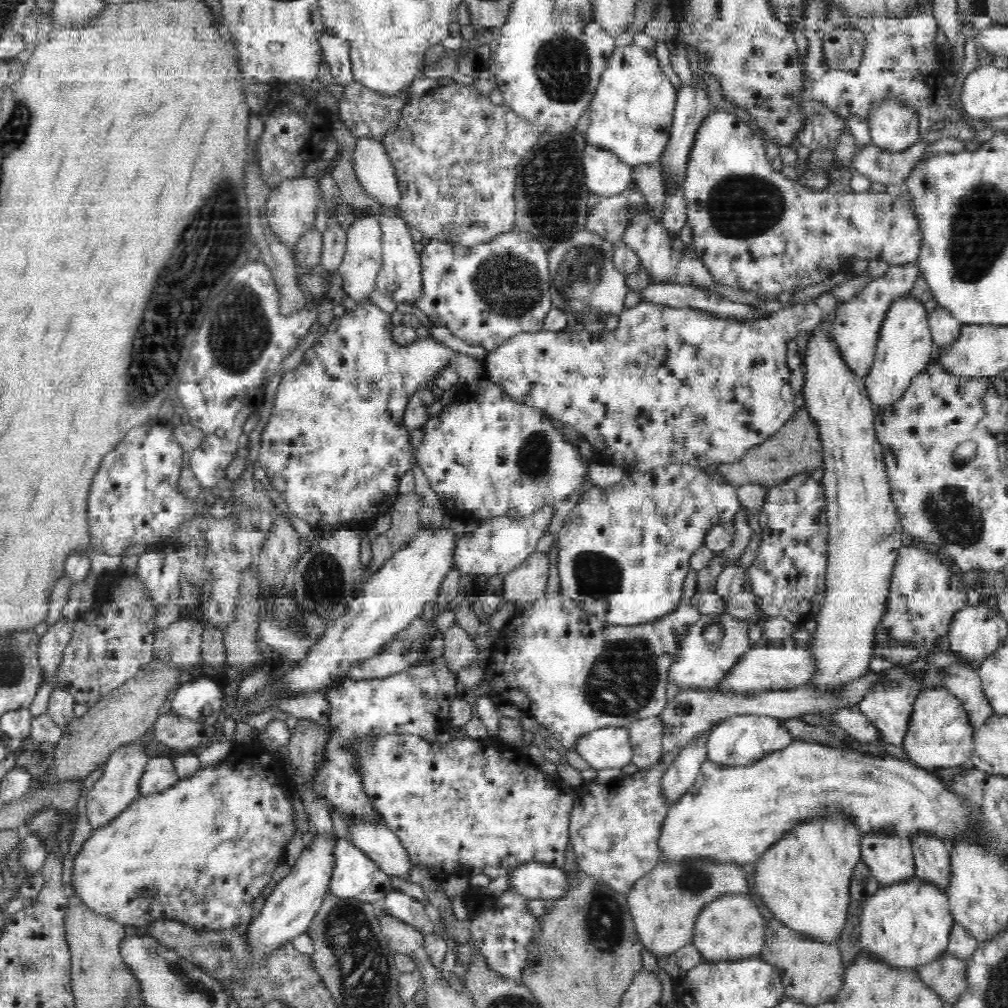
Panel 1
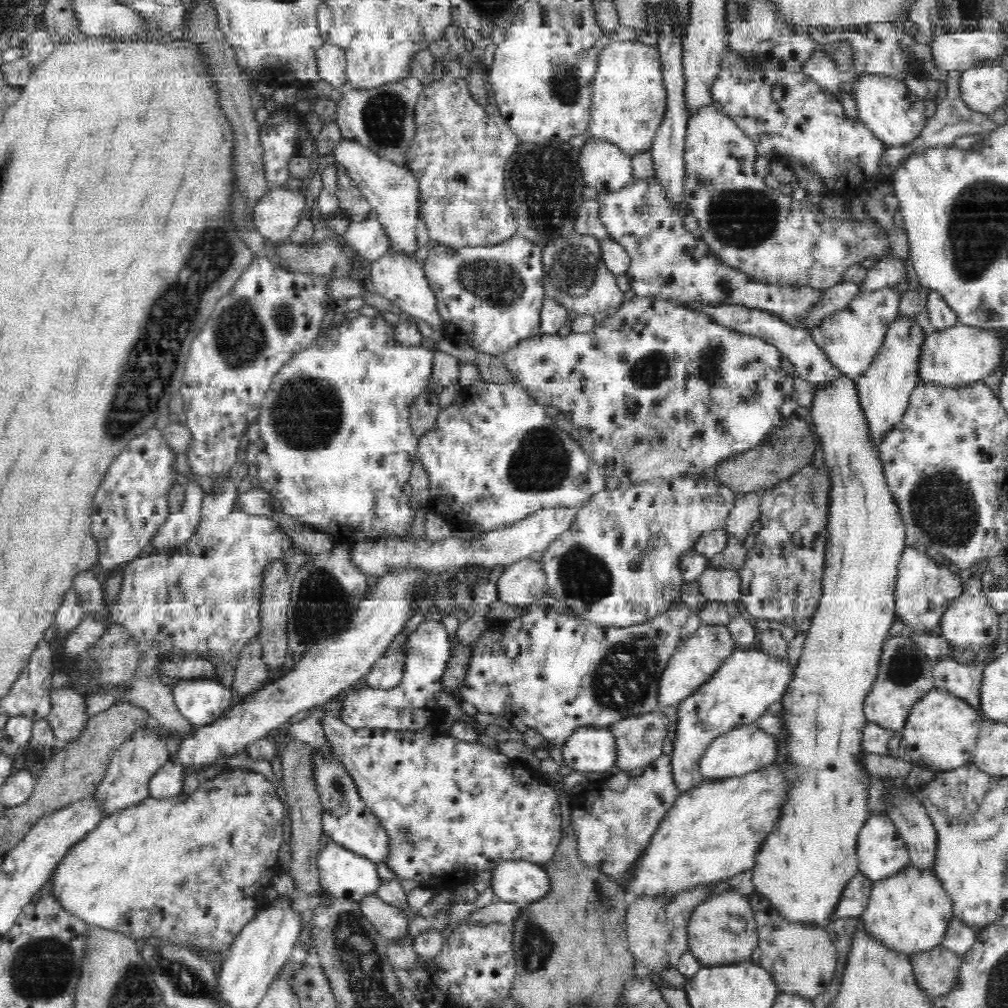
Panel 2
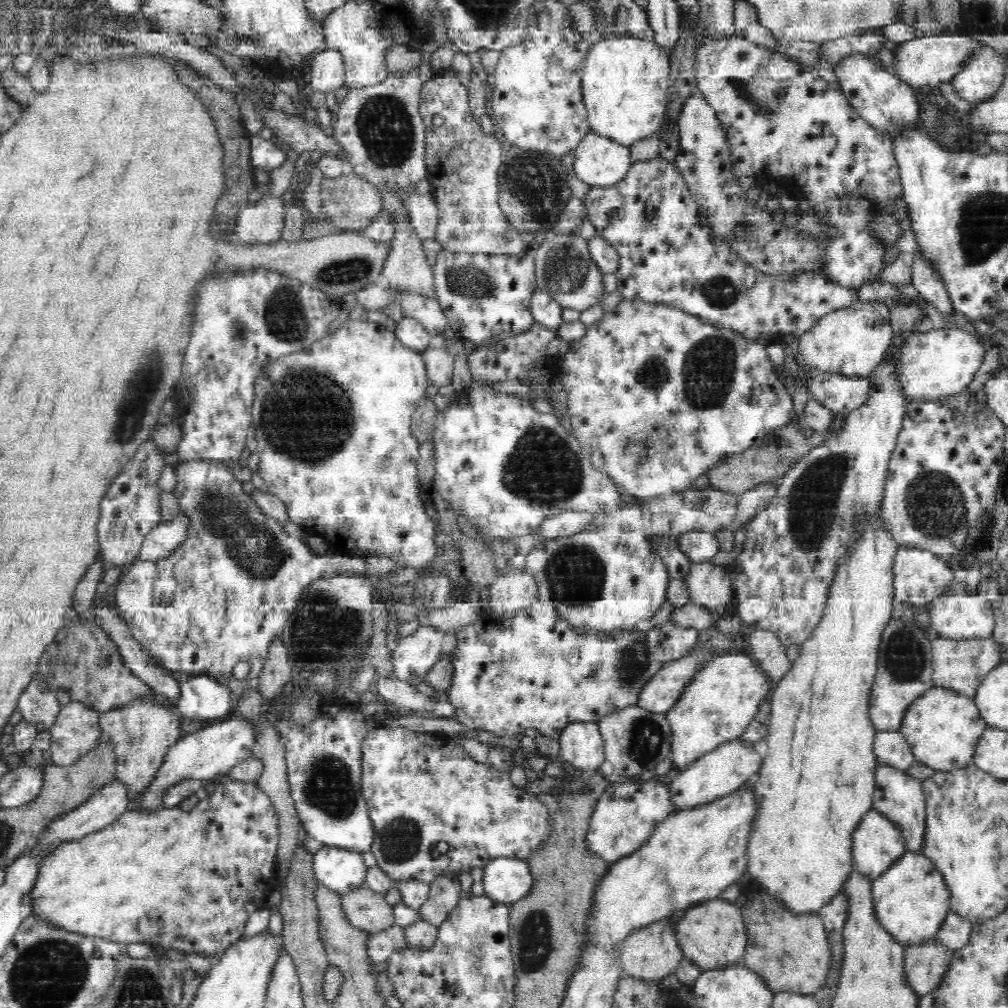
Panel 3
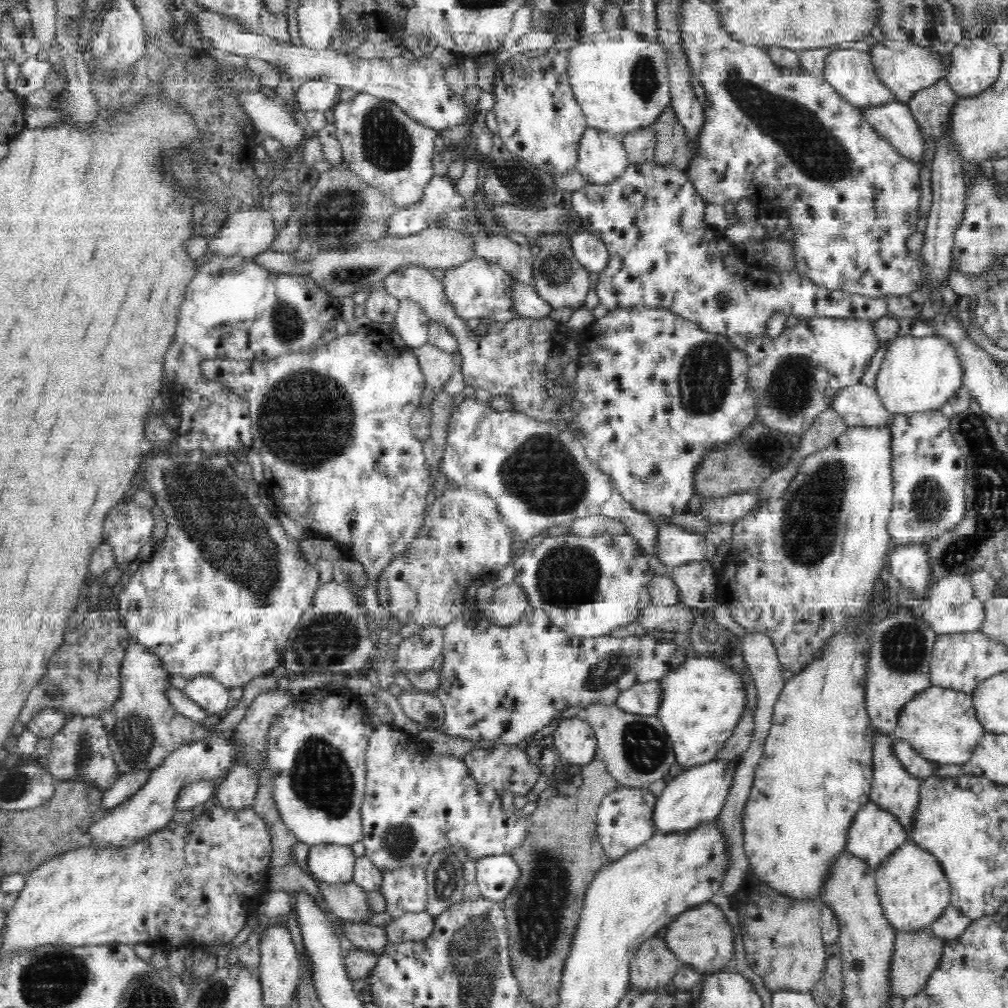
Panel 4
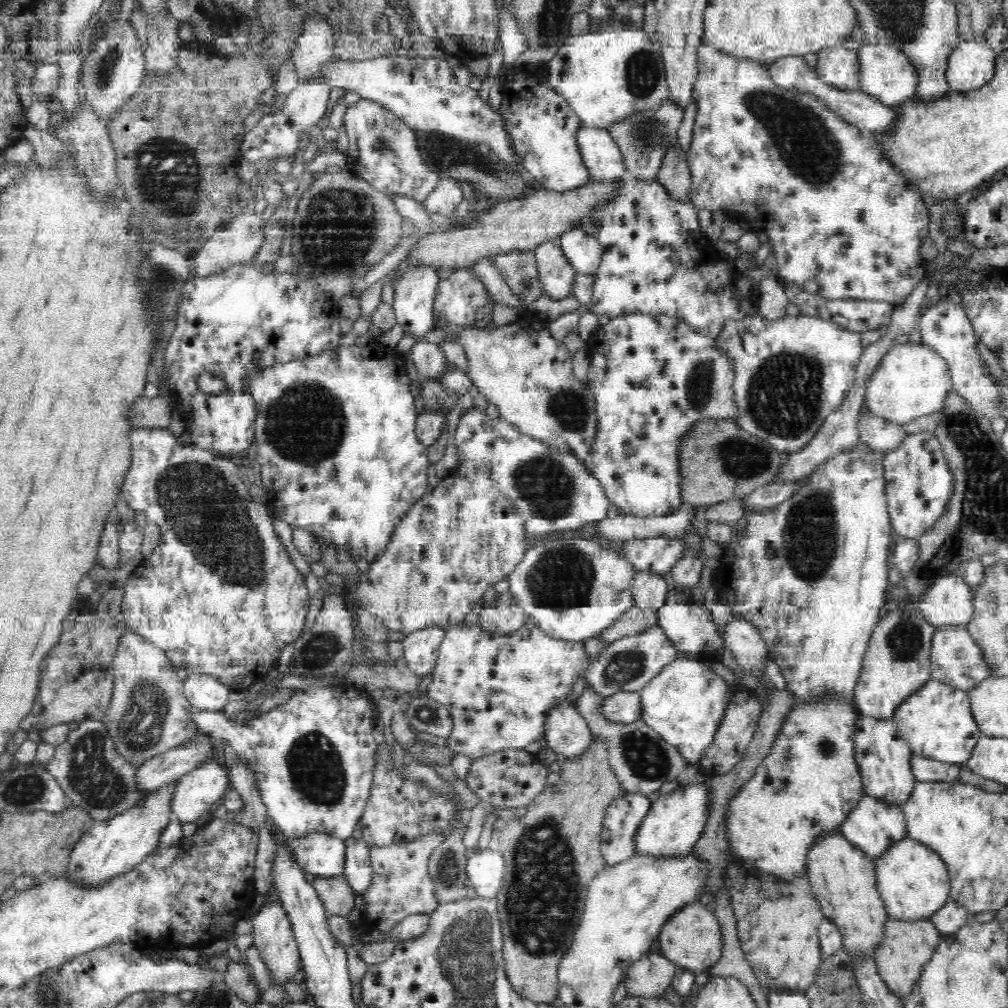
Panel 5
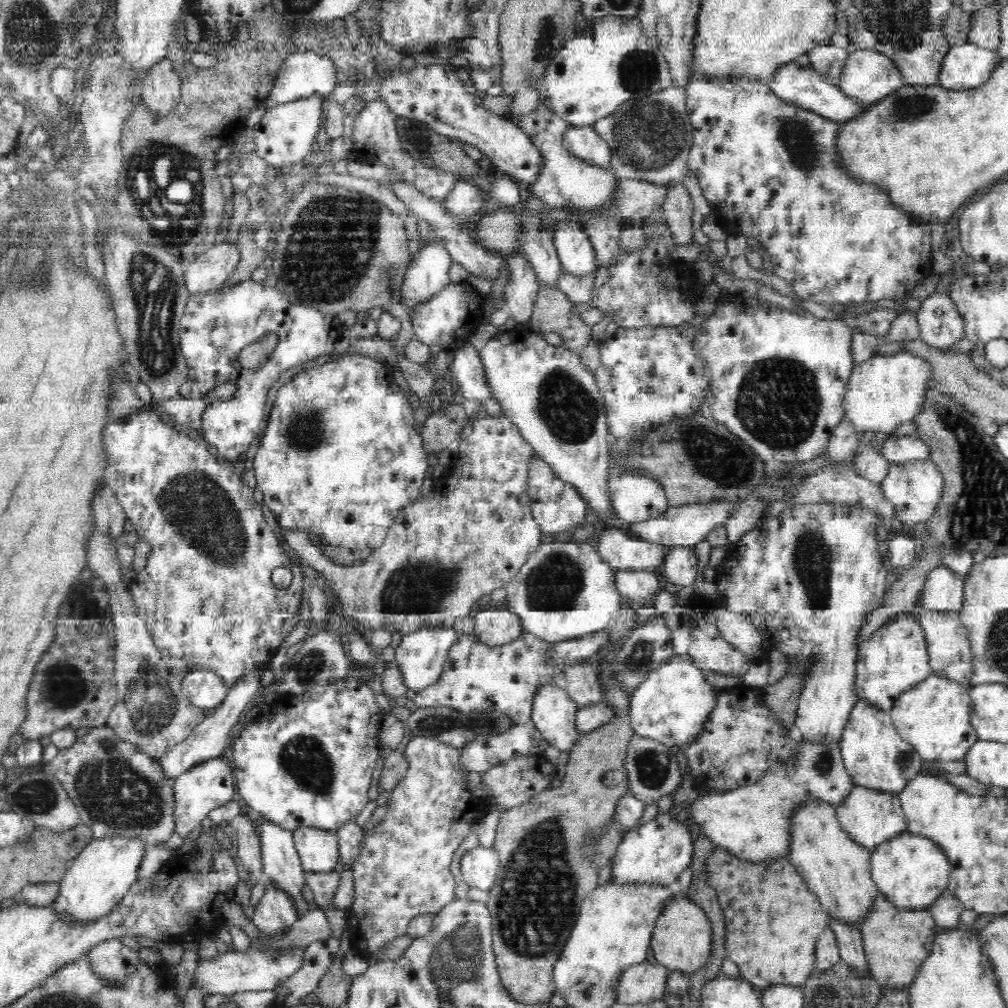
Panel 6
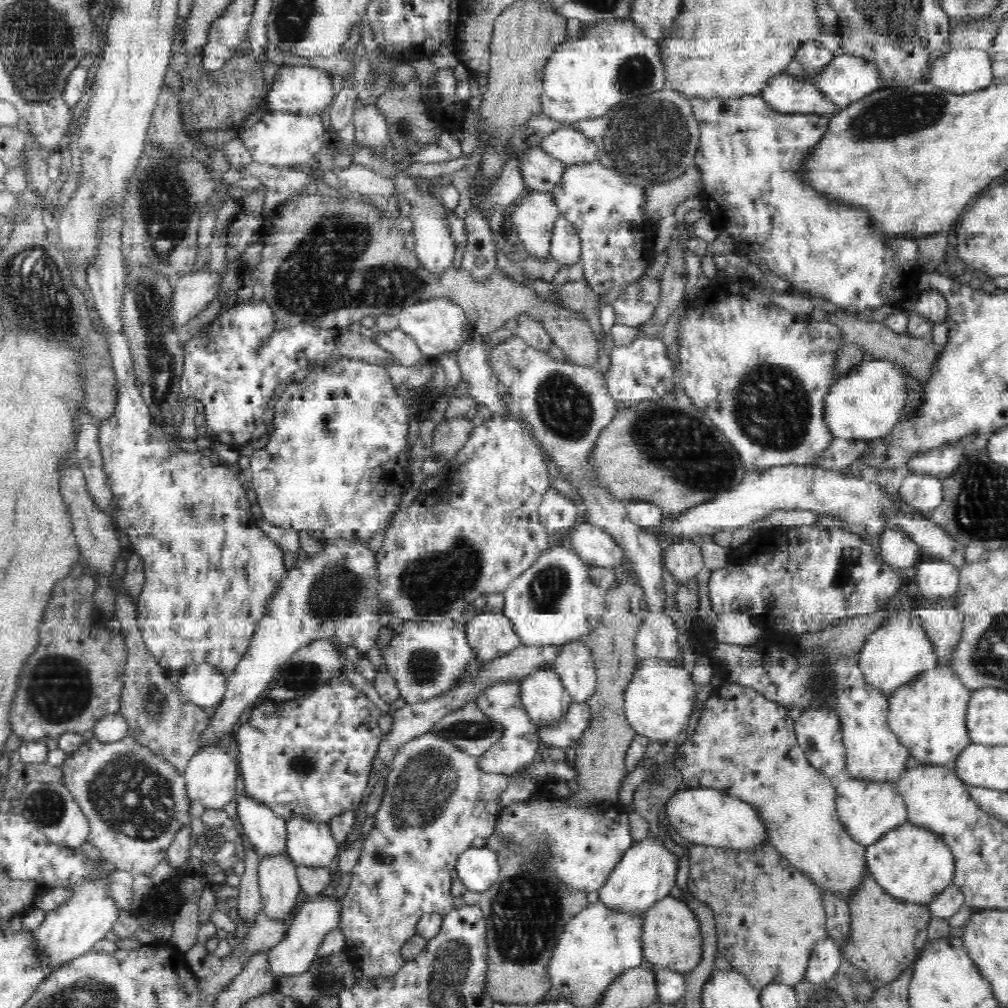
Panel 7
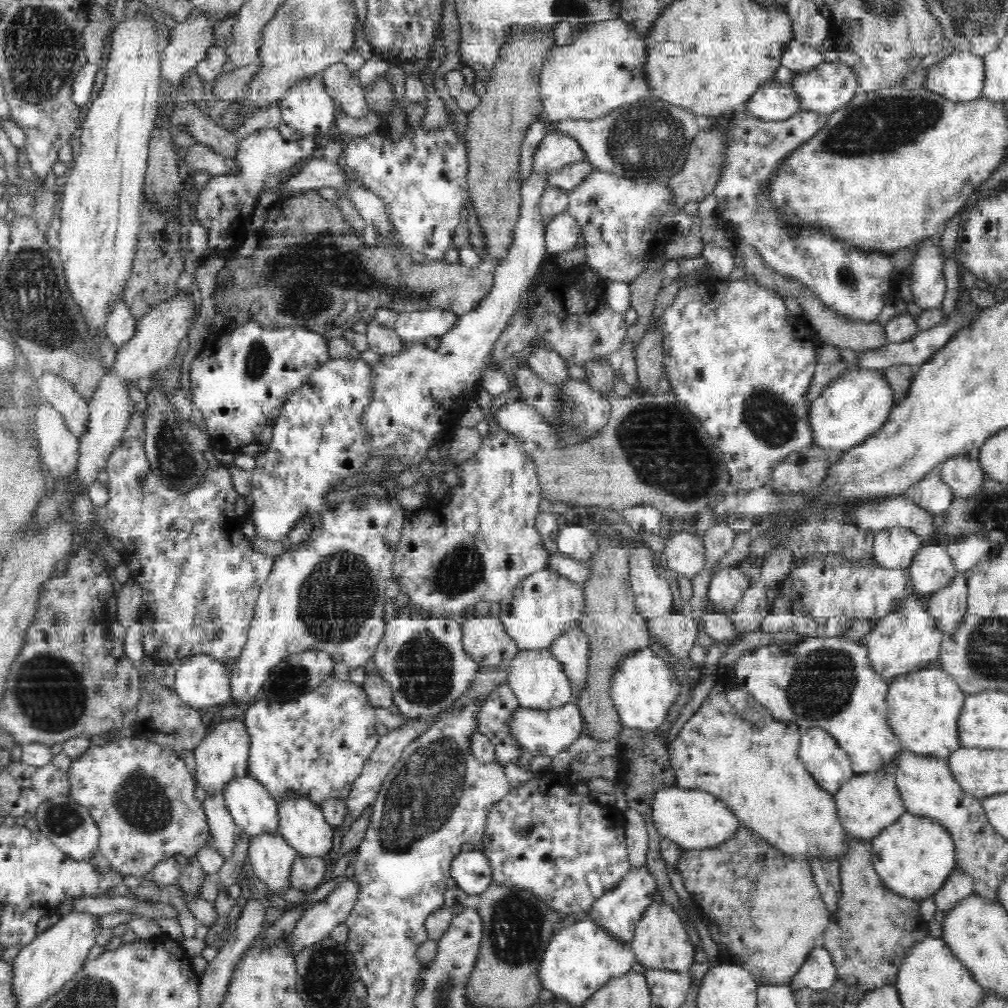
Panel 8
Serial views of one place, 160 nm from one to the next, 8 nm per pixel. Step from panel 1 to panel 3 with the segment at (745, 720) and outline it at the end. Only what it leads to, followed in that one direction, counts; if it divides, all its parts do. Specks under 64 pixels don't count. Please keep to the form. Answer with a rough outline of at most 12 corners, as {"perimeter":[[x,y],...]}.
{"perimeter":[[741,736],[673,777],[676,810],[753,781],[764,757]]}

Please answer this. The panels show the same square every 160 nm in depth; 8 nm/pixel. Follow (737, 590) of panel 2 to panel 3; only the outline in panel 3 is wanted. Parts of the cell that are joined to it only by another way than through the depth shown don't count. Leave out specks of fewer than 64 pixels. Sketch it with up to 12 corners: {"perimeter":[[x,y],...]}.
{"perimeter":[[696,563],[684,579],[692,603],[723,609],[732,581],[725,566]]}

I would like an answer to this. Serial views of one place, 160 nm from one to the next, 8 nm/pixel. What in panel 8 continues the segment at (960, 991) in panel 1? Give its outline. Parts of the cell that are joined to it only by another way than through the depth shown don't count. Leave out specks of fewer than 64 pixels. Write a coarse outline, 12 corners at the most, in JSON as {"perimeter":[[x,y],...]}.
{"perimeter":[[847,838],[839,915],[820,944],[864,992],[896,985],[928,934]]}

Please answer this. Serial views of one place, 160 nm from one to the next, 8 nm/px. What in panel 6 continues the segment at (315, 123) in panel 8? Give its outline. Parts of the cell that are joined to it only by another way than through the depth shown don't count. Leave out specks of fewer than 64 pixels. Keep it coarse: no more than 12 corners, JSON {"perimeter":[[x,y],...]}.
{"perimeter":[[293,52],[264,100],[328,95],[340,78],[328,55]]}

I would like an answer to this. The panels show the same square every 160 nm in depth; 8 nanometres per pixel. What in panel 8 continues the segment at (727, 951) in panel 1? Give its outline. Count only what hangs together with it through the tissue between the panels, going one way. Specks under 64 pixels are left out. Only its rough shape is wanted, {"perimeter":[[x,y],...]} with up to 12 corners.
{"perimeter":[[654,902],[630,943],[646,969],[688,971],[696,946],[670,904]]}

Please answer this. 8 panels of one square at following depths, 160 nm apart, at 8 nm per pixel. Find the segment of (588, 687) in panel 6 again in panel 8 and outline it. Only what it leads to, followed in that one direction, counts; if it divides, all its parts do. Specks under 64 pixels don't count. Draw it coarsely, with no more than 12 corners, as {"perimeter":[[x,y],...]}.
{"perimeter":[[579,627],[548,648],[576,703],[587,687],[589,638]]}

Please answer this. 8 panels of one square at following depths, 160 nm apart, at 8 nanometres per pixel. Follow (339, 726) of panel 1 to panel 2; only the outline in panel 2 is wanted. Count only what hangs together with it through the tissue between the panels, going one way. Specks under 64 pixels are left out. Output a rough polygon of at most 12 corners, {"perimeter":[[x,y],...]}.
{"perimeter":[[420,623],[398,684],[356,682],[337,714],[355,729],[435,734],[453,649],[443,623]]}

